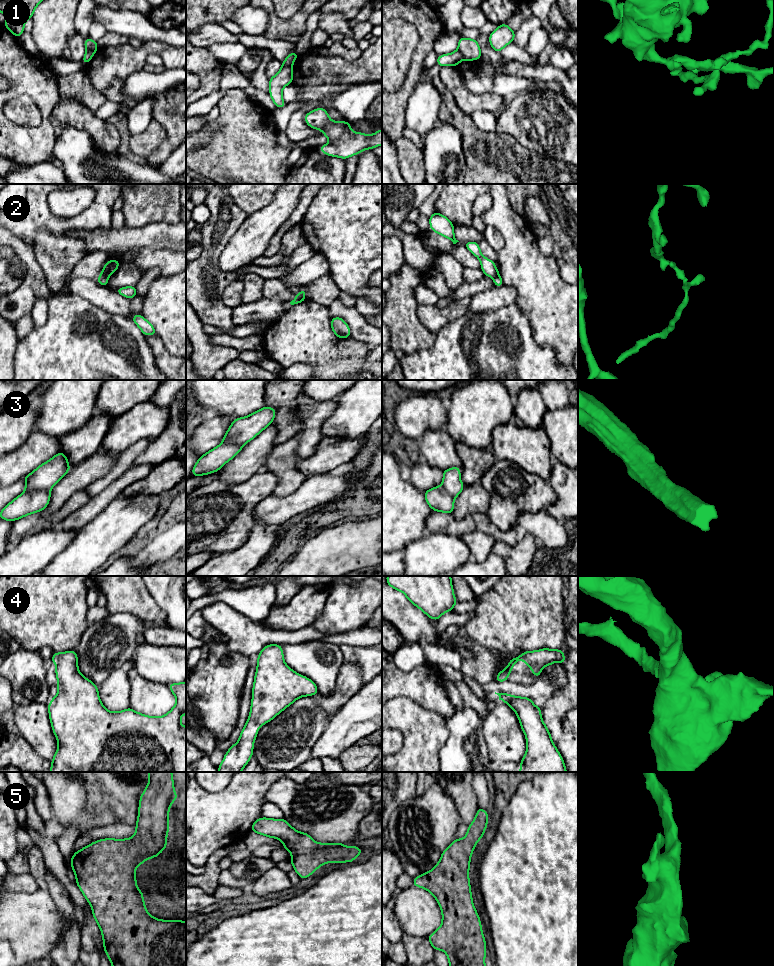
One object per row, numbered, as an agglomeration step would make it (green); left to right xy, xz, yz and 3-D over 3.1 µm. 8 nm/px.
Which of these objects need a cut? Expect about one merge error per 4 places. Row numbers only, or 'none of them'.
1, 2, 3

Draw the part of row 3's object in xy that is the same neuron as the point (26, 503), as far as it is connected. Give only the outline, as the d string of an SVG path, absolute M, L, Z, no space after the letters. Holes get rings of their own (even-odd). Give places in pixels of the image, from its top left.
M50 490L23 492L1 510L0 518L6 521L15 521L32 513L40 512L48 506L50 496Z

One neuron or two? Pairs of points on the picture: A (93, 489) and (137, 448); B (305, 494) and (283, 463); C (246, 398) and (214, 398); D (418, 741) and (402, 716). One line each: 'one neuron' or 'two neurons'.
A: one neuron
B: two neurons
C: one neuron
D: one neuron

